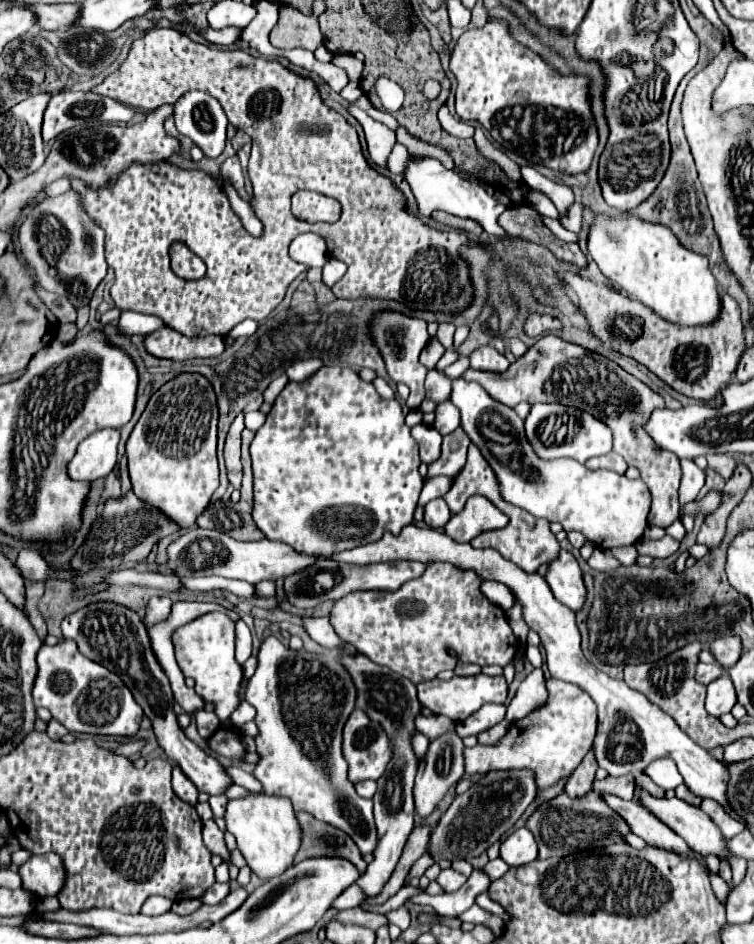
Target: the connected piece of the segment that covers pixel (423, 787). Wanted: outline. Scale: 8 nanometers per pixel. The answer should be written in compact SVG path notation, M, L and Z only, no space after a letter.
M455 729L443 733L441 737L433 739L429 743L429 751L423 757L421 767L417 769L417 779L415 779L415 807L421 817L429 817L431 811L437 807L437 803L443 799L443 795L453 787L463 775L465 775L465 763L463 763L463 739L457 735Z

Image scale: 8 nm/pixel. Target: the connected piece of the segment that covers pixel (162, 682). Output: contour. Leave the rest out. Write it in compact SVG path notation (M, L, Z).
M97 601L67 615L61 623L61 631L65 639L73 639L77 643L85 657L105 665L123 679L123 683L133 691L135 701L151 719L161 749L183 769L183 773L195 783L199 791L207 795L221 795L231 785L231 777L225 773L221 763L207 755L191 739L187 739L183 729L179 727L177 715L173 711L173 693L169 687L169 679L165 677L161 665L157 665L153 649L149 649L149 633L143 619L133 609L111 601Z

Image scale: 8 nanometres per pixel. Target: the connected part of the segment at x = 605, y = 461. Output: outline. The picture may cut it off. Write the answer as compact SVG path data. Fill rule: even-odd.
M609 453L609 455L601 455L601 457L593 457L593 459L589 459L587 463L585 463L589 469L611 469L611 471L617 471L617 473L625 473L625 469L627 469L627 463L623 461L623 457L621 455L617 455L617 453Z

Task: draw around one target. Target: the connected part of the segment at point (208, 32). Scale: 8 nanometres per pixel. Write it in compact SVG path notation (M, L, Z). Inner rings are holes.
M211 27L199 29L199 35L203 35L203 37L205 37L209 43L213 43L213 45L231 45L231 43L237 41L239 33L241 33L241 29L233 29L233 27L225 27L225 29L221 29L221 31L211 29Z

